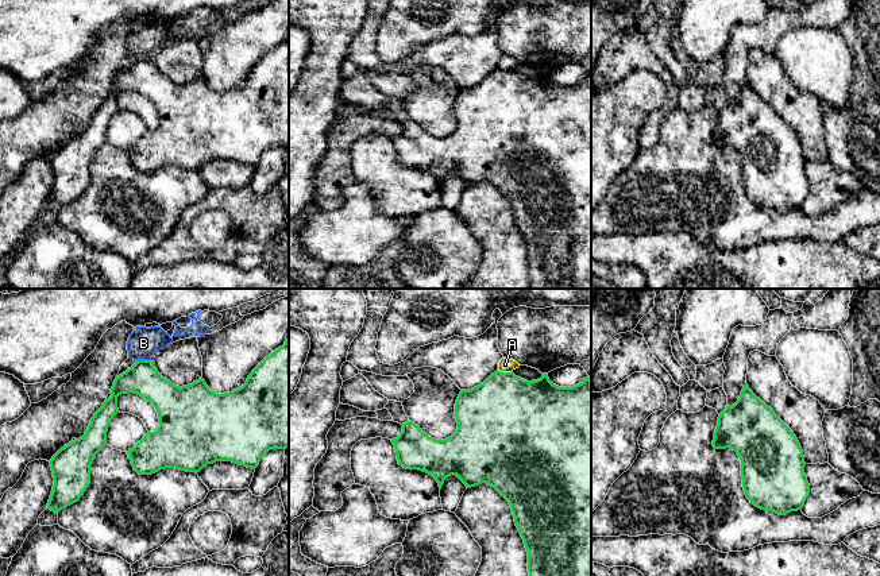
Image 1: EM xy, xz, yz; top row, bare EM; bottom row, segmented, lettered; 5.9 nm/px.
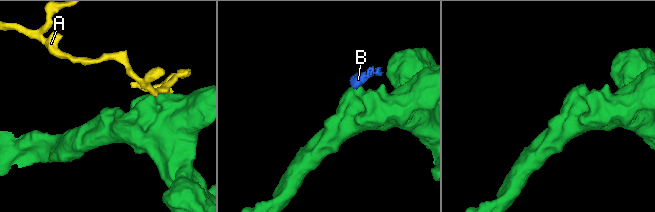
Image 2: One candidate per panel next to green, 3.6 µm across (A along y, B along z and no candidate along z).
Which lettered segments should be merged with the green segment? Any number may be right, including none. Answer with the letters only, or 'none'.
none

